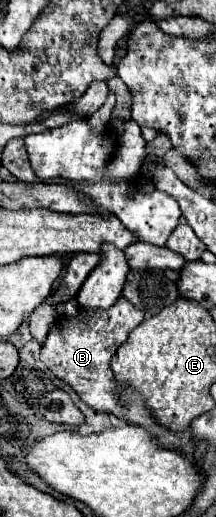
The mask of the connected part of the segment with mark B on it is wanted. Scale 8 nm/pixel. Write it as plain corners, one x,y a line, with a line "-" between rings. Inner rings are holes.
122,295
106,311
102,311
98,307
78,307
76,317
62,317
60,315
56,319
56,323
50,327
48,337
42,343
40,359
58,379
68,383
78,393
78,397
88,407
92,407
94,411
116,415
118,419
124,419
124,421
128,421
132,425
138,425
138,427
144,427
148,433
152,433
152,437
156,437
160,447
184,453
182,439
176,437
174,433
170,433
166,427
162,427
152,417
152,411
146,407
146,403
138,395
138,391
134,391
132,387
126,387
120,381
116,381
114,371
110,367
112,355
126,341
128,333
136,325
142,323
142,319
144,319
144,313
140,309
136,309

